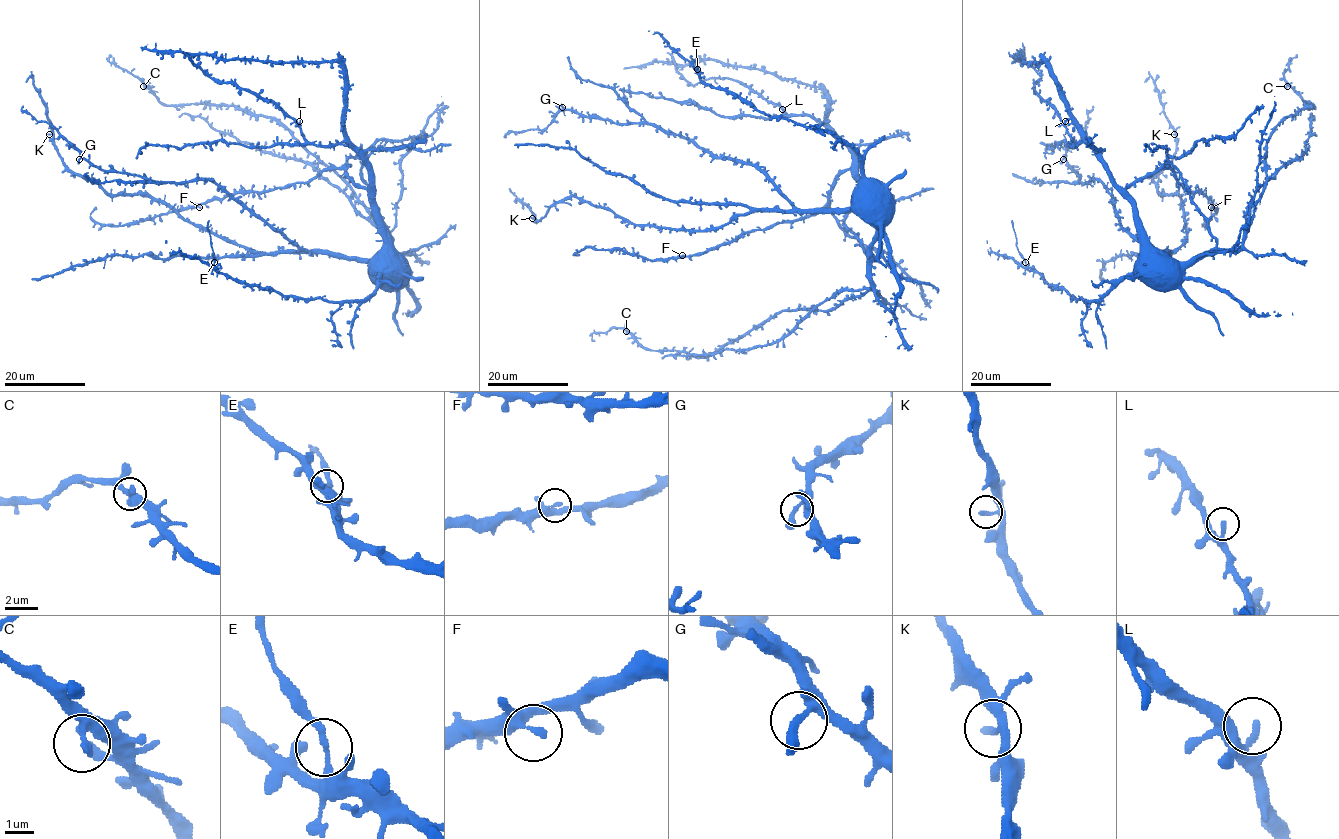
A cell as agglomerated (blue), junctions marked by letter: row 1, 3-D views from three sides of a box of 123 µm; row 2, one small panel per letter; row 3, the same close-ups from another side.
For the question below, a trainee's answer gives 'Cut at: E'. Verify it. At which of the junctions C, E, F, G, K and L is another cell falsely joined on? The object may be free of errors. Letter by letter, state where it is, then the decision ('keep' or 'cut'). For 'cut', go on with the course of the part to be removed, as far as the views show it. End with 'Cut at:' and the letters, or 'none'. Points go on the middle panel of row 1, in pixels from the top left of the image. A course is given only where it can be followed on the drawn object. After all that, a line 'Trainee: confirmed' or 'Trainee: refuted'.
C: (626, 331) | keep
E: (697, 69) | cut | (697, 69), (692, 55)
F: (682, 255) | keep
G: (562, 107) | keep
K: (532, 218) | keep
L: (782, 109) | keep
Cut at: E
Trainee: confirmed

